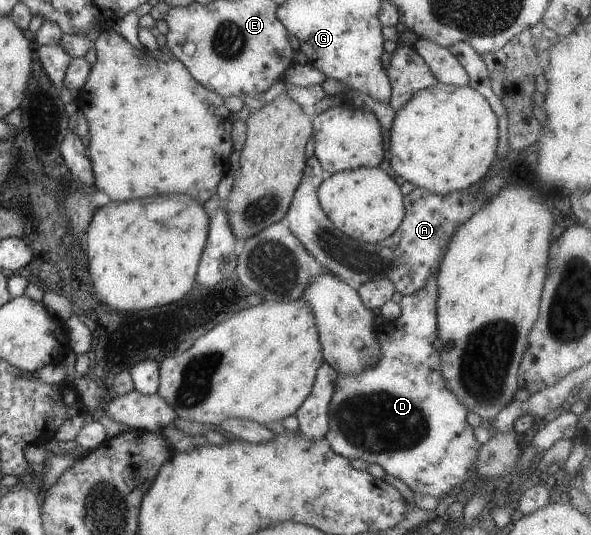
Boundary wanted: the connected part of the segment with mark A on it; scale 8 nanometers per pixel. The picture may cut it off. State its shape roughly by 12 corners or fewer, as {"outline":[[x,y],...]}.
{"outline":[[313,155],[285,213],[325,270],[397,297],[437,271],[448,238],[492,197],[415,186],[382,241],[355,240],[322,211]]}

